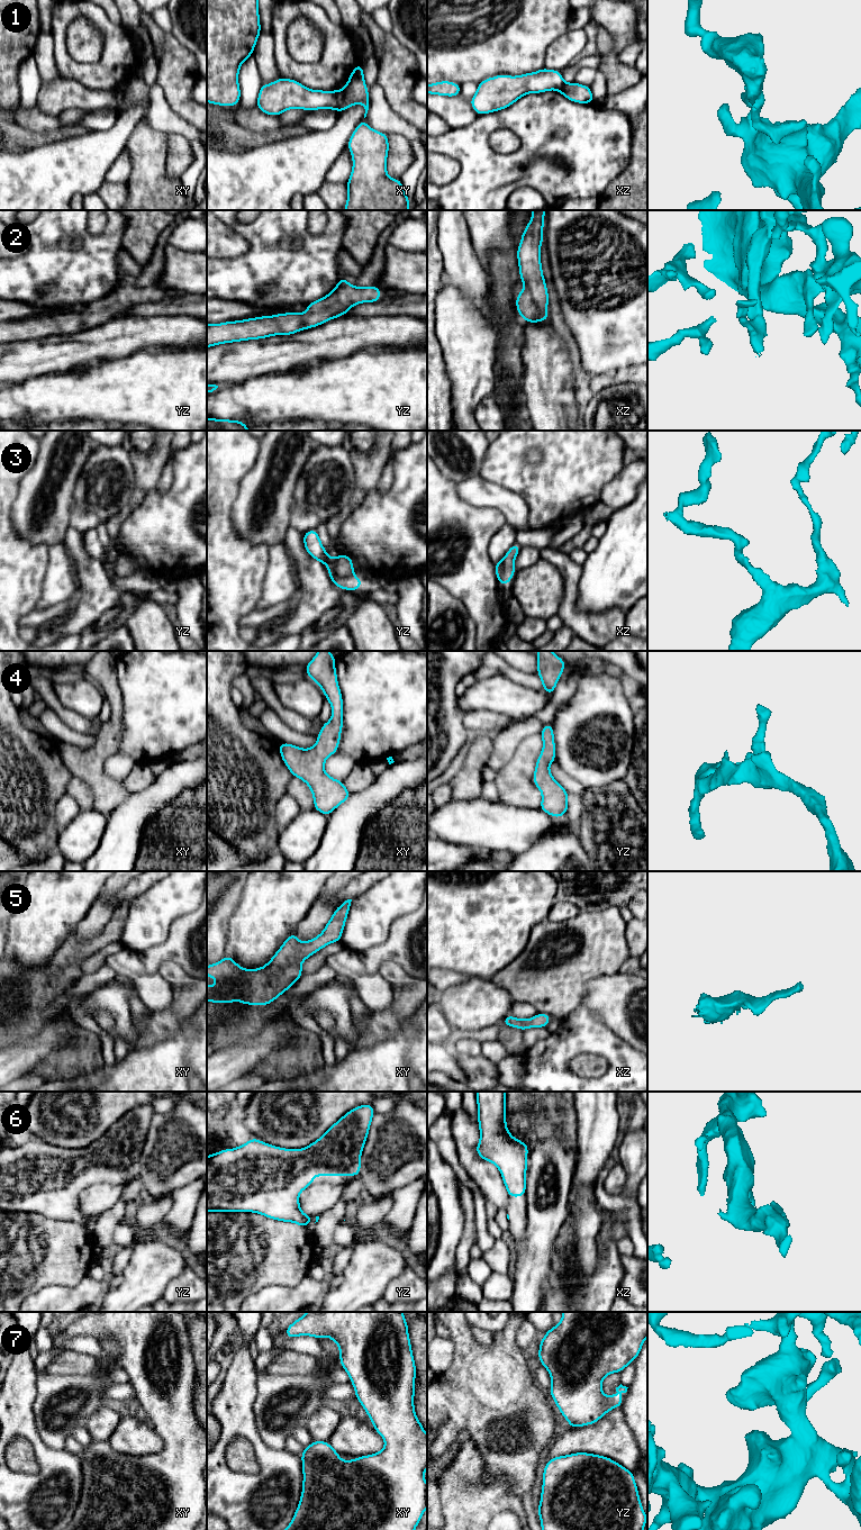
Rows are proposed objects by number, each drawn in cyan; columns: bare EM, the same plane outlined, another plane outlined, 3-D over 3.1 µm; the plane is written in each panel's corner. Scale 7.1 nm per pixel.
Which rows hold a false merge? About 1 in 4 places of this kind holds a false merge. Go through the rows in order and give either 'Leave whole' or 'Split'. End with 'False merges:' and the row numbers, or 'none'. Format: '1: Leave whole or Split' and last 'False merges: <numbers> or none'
1: Split
2: Leave whole
3: Split
4: Leave whole
5: Leave whole
6: Leave whole
7: Leave whole
False merges: 1, 3

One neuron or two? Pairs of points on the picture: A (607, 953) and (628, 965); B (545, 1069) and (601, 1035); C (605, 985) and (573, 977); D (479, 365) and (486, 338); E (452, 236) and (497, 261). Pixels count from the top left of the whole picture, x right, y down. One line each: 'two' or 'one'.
A: two
B: one
C: two
D: one
E: two

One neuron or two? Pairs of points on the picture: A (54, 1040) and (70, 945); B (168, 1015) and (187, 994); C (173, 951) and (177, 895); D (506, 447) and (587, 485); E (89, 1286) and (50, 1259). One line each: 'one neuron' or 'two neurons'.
A: two neurons
B: one neuron
C: two neurons
D: one neuron
E: two neurons

